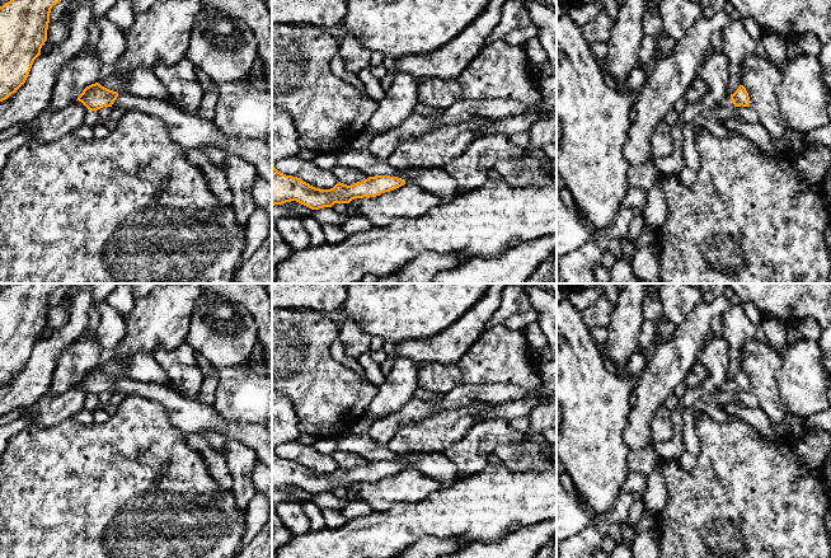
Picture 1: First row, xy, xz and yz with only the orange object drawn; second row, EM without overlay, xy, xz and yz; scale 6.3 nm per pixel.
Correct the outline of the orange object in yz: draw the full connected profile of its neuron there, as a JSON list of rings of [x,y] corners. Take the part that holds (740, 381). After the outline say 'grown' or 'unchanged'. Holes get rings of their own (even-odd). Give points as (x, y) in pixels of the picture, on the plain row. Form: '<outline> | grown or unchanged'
[[[740,370],[738,374],[731,379],[726,380],[722,385],[722,391],[748,391],[750,390],[750,381],[743,370]]] | grown

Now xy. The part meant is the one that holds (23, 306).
[[[11,283],[0,291],[0,386],[27,365],[47,325],[50,297],[62,283]]] | unchanged

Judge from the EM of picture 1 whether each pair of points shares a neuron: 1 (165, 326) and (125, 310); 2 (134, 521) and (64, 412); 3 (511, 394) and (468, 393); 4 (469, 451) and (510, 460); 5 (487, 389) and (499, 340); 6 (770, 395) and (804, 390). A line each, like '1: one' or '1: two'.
1: two
2: two
3: one
4: two
5: two
6: two

